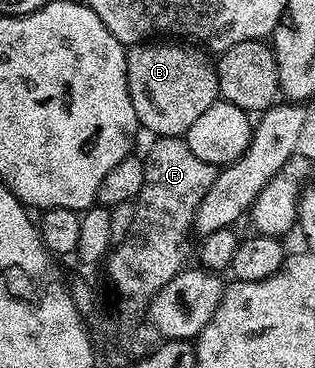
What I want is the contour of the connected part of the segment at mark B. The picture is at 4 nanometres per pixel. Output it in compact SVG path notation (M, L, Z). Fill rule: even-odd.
M155 40L138 43L126 53L128 90L138 125L157 138L182 137L196 117L205 112L219 96L216 65L210 55L195 46L190 47L188 53L181 46L184 45L169 40Z

